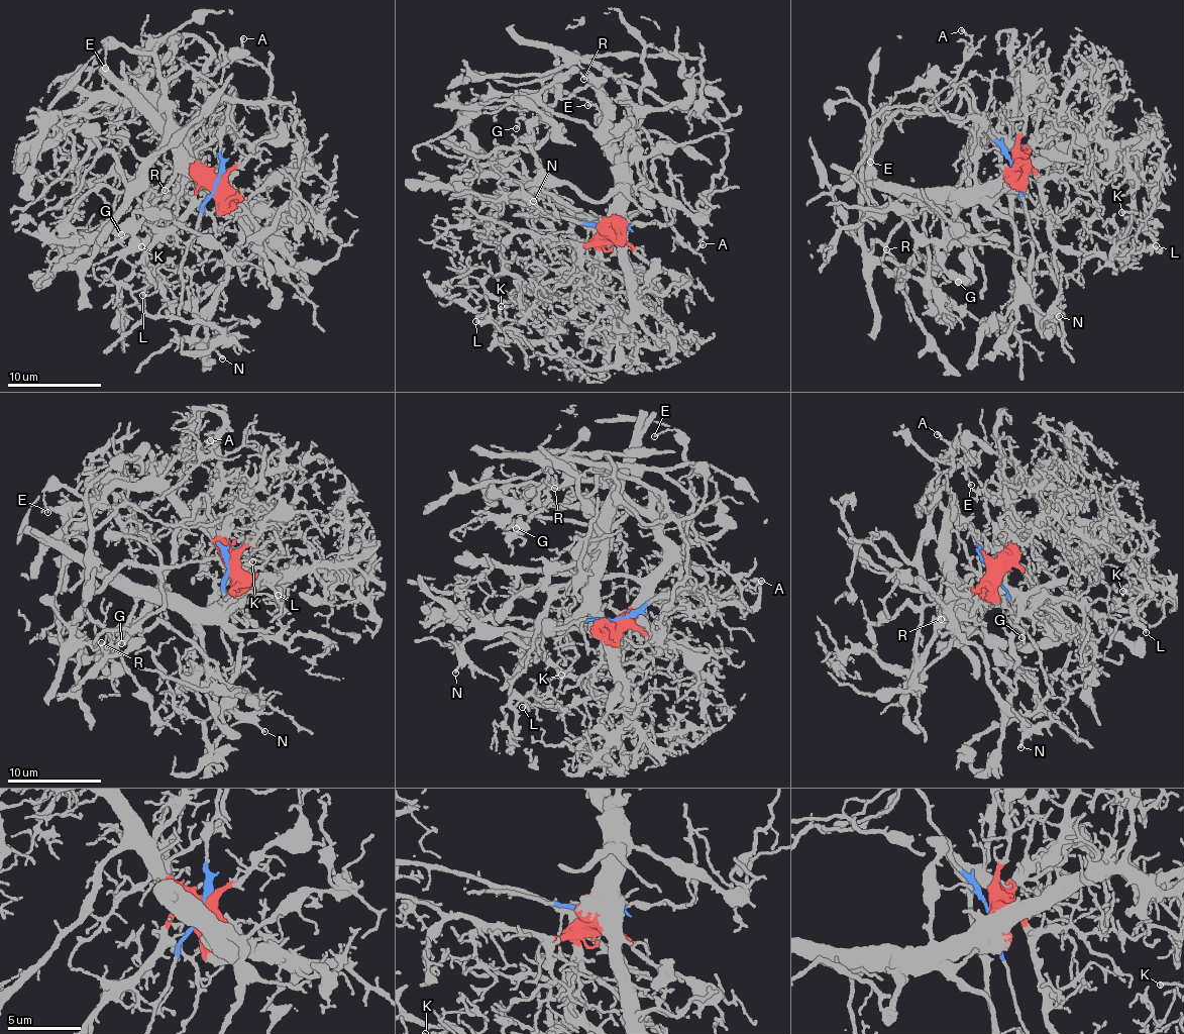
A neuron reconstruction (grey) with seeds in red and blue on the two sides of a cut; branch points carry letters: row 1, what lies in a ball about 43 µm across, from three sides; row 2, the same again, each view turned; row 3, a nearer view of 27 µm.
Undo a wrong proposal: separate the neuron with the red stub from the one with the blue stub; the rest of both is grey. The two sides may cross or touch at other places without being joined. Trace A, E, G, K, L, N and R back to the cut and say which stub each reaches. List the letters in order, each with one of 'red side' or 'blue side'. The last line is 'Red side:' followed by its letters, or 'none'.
A: blue side
E: blue side
G: blue side
K: red side
L: red side
N: red side
R: blue side
Red side: K, L, N

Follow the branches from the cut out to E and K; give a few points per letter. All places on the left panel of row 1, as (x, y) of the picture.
E: (214, 184), (232, 90), (236, 99), (189, 66), (162, 79), (152, 58), (113, 42), (106, 46), (105, 68)
K: (214, 184), (200, 170), (200, 163), (187, 153), (189, 159), (182, 183), (152, 228), (146, 261), (141, 246)

